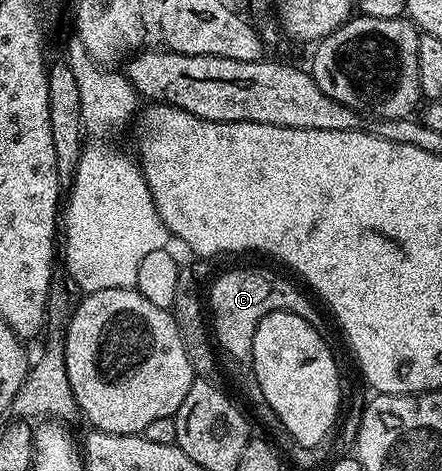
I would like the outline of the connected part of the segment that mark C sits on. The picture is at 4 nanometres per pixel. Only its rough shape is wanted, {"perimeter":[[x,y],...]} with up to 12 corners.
{"perimeter":[[234,268],[211,286],[212,336],[232,359],[252,354],[269,312],[317,321],[293,279]]}

